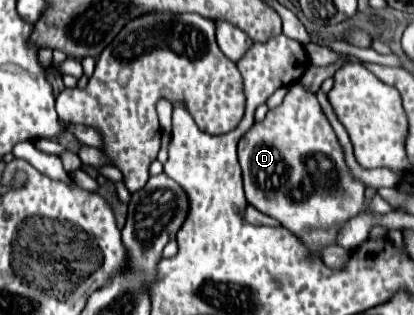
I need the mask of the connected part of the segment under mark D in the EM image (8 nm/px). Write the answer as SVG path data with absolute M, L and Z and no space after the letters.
M300 81L290 87L282 105L268 111L264 121L254 123L254 127L240 139L238 161L242 165L246 201L264 215L274 217L288 231L292 231L314 259L320 257L320 249L336 243L338 233L332 227L340 229L342 225L346 225L346 221L366 209L364 183L358 181L348 169L348 163L344 161L344 149L332 125L328 123L314 91L306 89Z

